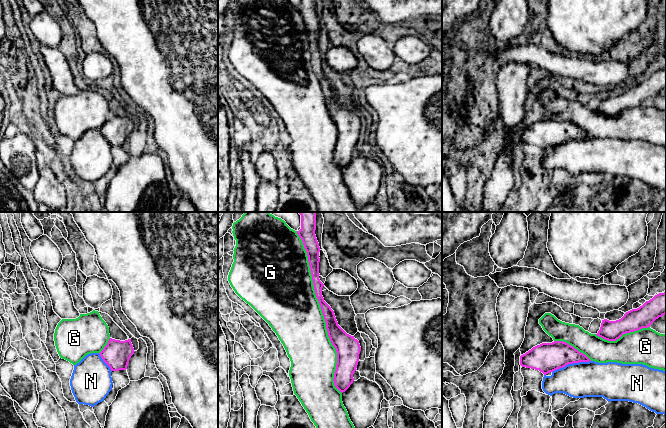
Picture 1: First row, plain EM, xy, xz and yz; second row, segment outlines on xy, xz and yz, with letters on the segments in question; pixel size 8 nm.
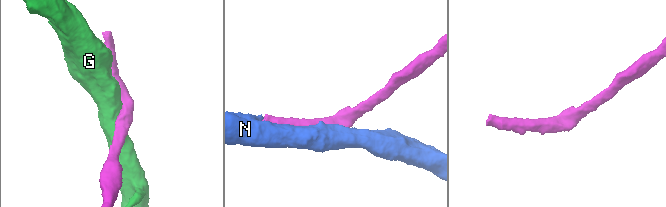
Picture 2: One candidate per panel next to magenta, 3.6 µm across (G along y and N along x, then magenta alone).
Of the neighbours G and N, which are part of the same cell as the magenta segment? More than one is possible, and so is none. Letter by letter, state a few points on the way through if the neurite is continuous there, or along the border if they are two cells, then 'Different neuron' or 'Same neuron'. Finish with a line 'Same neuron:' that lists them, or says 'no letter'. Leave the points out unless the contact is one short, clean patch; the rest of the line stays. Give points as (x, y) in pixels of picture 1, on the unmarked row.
G: Different neuron
N: Same neuron
Same neuron: N

